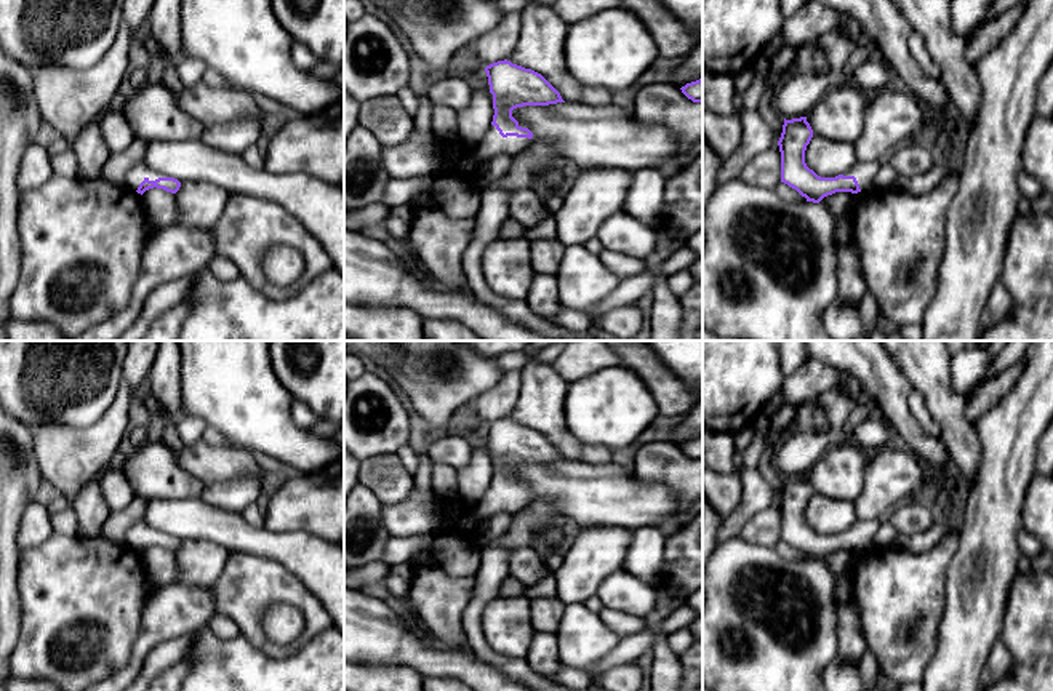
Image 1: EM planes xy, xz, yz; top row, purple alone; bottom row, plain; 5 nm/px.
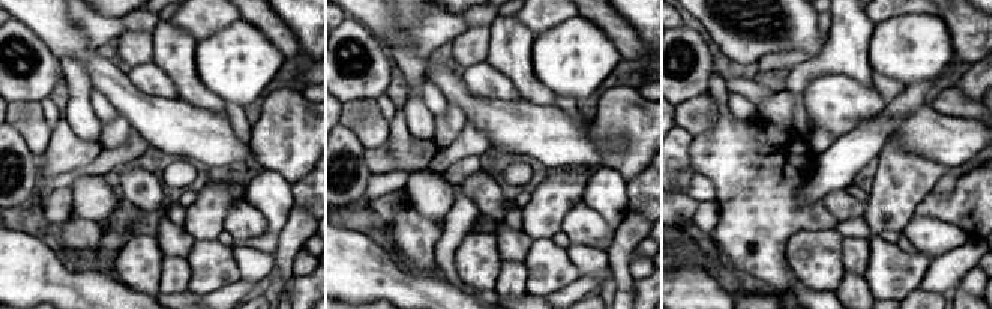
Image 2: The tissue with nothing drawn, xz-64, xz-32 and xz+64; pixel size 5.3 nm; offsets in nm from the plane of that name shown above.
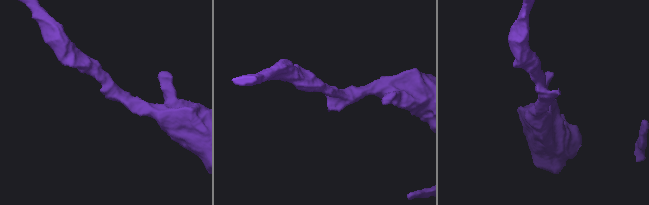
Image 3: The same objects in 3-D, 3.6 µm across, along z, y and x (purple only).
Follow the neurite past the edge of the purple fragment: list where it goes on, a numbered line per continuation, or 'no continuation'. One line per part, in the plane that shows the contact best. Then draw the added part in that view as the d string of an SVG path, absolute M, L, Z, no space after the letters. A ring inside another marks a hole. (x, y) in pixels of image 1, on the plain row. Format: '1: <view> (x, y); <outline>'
1: xz (493, 503); M491 483L483 497L475 504L470 513L470 520L477 526L499 513L507 513L512 517L514 513L525 509L528 504L530 504L528 496L517 494L502 496L496 485Z

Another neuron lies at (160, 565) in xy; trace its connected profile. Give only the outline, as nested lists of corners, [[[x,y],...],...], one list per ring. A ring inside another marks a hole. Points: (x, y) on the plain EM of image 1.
[[[149,547],[142,552],[142,563],[146,574],[155,587],[178,584],[178,563],[176,555],[163,547]]]

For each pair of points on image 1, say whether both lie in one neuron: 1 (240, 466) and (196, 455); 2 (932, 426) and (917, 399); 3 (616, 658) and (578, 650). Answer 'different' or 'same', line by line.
1: same
2: same
3: different

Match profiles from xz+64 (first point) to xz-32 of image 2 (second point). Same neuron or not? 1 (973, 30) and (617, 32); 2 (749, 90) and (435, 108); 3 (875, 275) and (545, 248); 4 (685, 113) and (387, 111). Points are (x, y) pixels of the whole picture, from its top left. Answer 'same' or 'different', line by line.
1: same
2: same
3: same
4: different

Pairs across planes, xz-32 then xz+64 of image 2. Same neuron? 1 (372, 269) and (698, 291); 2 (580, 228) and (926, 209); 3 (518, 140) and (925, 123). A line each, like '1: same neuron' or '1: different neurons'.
1: different neurons
2: different neurons
3: same neuron

